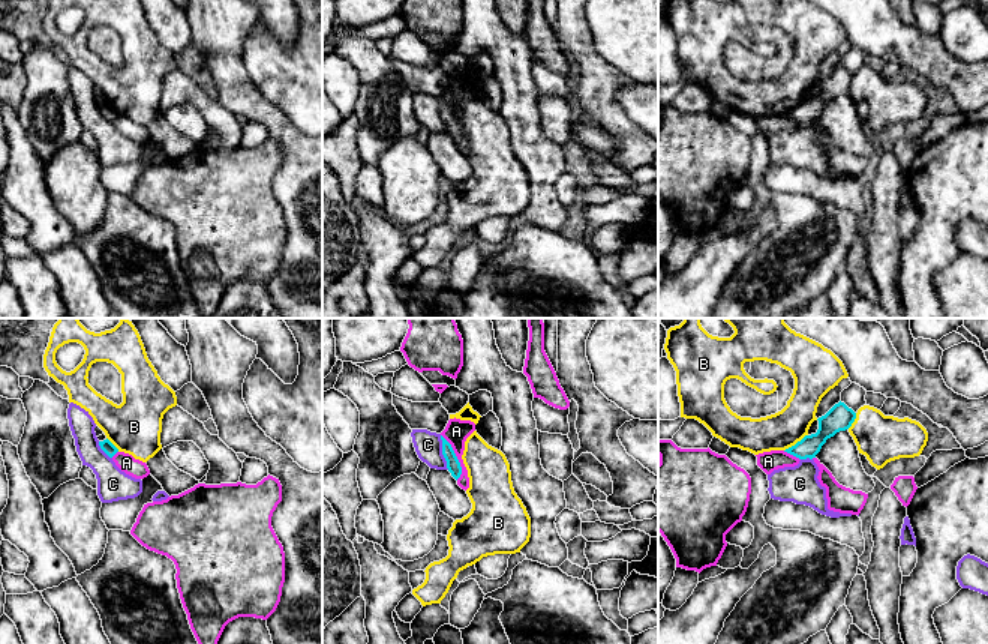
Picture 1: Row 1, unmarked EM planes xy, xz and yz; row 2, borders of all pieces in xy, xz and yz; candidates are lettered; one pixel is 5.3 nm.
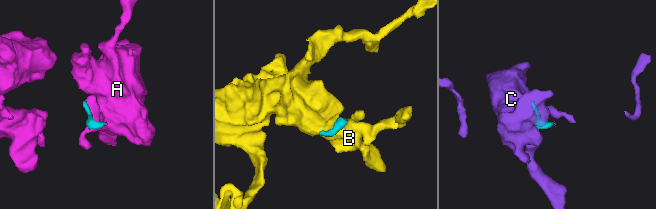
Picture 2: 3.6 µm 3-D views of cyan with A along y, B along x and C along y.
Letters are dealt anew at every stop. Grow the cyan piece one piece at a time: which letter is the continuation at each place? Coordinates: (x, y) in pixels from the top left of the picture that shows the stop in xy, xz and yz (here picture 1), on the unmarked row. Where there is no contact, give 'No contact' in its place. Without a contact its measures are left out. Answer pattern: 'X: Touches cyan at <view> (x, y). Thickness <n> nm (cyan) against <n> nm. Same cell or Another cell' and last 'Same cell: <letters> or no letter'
A: Touches cyan at xz (456, 120). Thickness 70 nm (cyan) against 130 nm. Another cell
B: Touches cyan at yz (796, 107). Thickness 120 nm (cyan) against 200 nm. Another cell
C: Touches cyan at xz (443, 116). Thickness 70 nm (cyan) against 150 nm. Another cell
Same cell: no letter

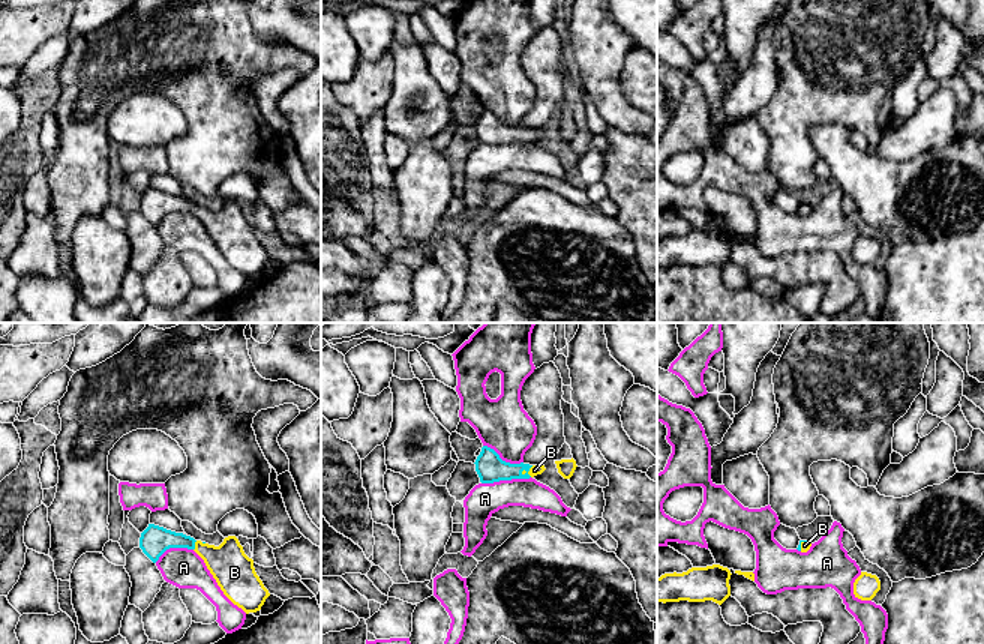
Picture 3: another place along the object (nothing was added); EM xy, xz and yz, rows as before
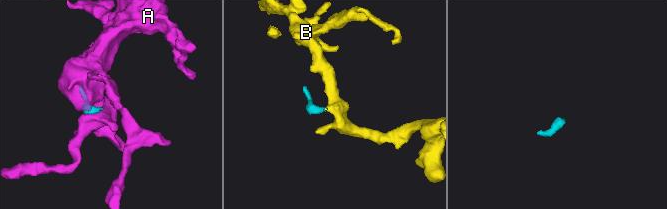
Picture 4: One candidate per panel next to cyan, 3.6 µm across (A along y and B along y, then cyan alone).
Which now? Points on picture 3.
A: Touches cyan at xz (506, 143). Thickness 150 nm (cyan) against 180 nm. Another cell
B: Touches cyan at xz (527, 135). Thickness 150 nm (cyan) against 60 nm. Same cell
Same cell: B

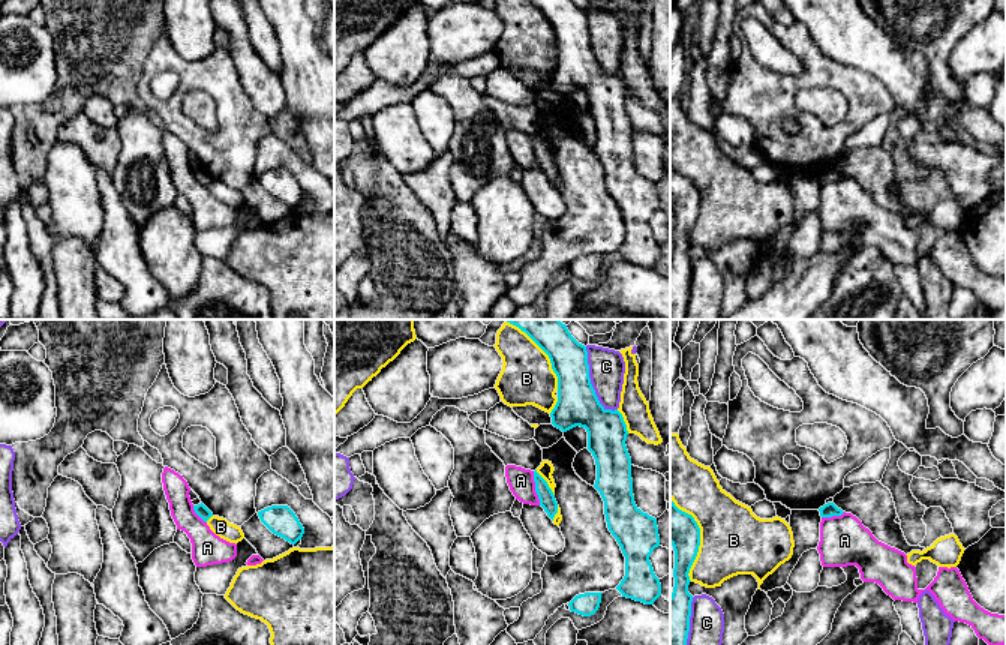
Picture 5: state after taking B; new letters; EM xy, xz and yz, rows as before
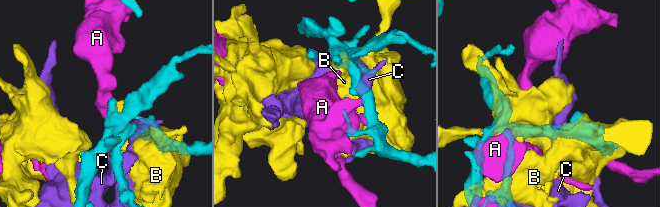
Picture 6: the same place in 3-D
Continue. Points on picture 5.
A: Touches cyan at xz (535, 152). Thickness 90 nm (cyan) against 140 nm. Another cell
B: Touches cyan at xz (550, 26). Thickness 200 nm (cyan) against 280 nm. Another cell
C: Touches cyan at xz (589, 45). Thickness 220 nm (cyan) against 190 nm. Another cell
Same cell: no letter

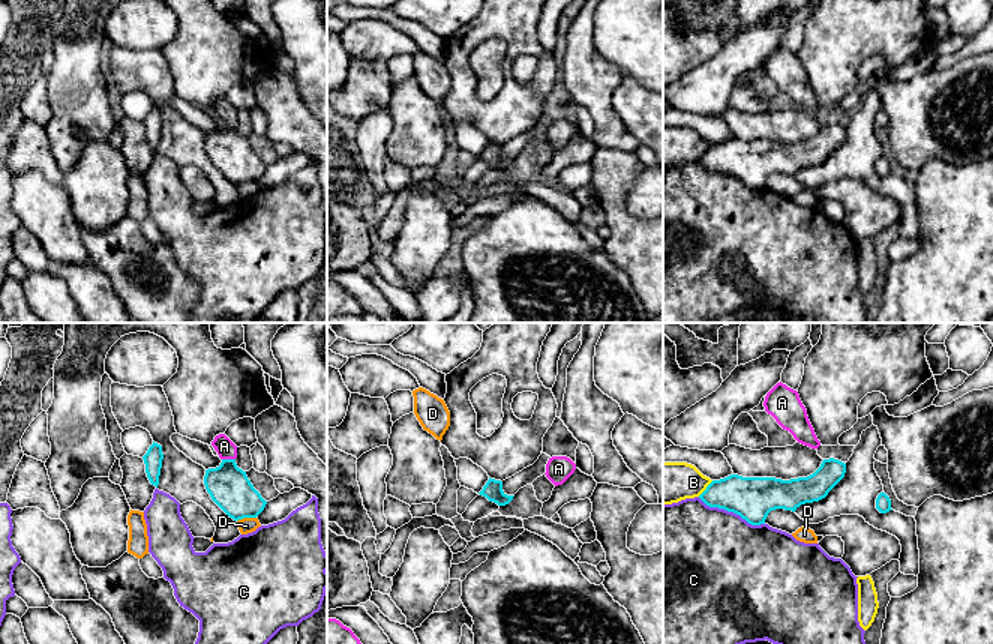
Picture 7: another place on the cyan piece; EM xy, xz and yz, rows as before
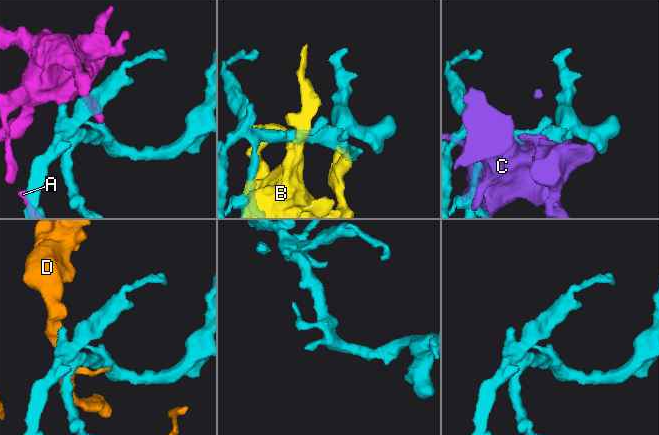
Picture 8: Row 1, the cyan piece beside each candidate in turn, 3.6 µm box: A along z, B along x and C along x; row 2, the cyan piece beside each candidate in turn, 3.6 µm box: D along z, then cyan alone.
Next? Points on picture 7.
A: Touches cyan at xy (228, 123). Thickness 220 nm (cyan) against 100 nm. Same cell
B: Touches cyan at yz (707, 152). Thickness 220 nm (cyan) against 220 nm. Another cell
C: Touches cyan at yz (731, 174). Thickness 220 nm (cyan) against 480 nm. Another cell
D: Touches cyan at xy (246, 180). Thickness 220 nm (cyan) against 80 nm. Another cell
Same cell: A

